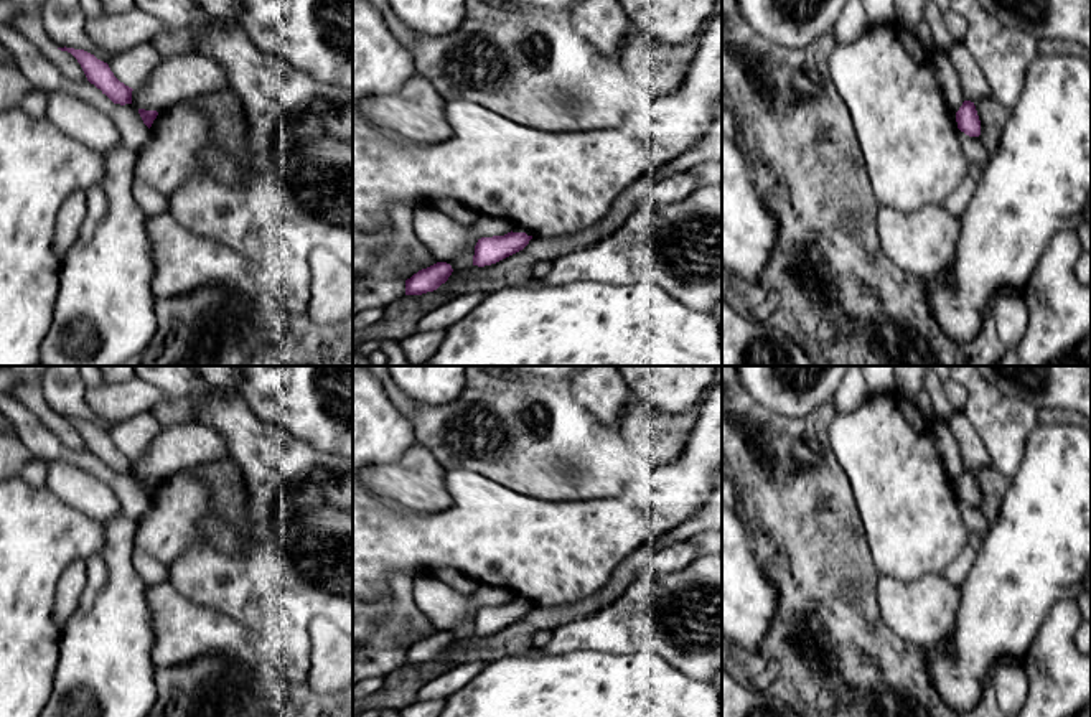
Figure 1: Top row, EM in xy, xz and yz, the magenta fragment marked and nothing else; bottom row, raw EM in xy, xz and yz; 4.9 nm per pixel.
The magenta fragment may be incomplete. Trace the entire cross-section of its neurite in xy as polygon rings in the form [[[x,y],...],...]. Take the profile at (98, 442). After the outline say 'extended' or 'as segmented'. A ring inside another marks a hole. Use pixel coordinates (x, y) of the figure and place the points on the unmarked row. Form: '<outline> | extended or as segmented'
[[[58,417],[71,422],[81,433],[87,450],[102,460],[114,473],[132,473],[132,457],[120,452],[109,433],[84,419]]] | as segmented

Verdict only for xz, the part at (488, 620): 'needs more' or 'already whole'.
already whole

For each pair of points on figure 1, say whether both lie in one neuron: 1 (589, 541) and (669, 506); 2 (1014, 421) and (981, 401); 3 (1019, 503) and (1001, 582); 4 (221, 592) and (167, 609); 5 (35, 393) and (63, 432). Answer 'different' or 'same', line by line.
1: same
2: same
3: same
4: different
5: same

